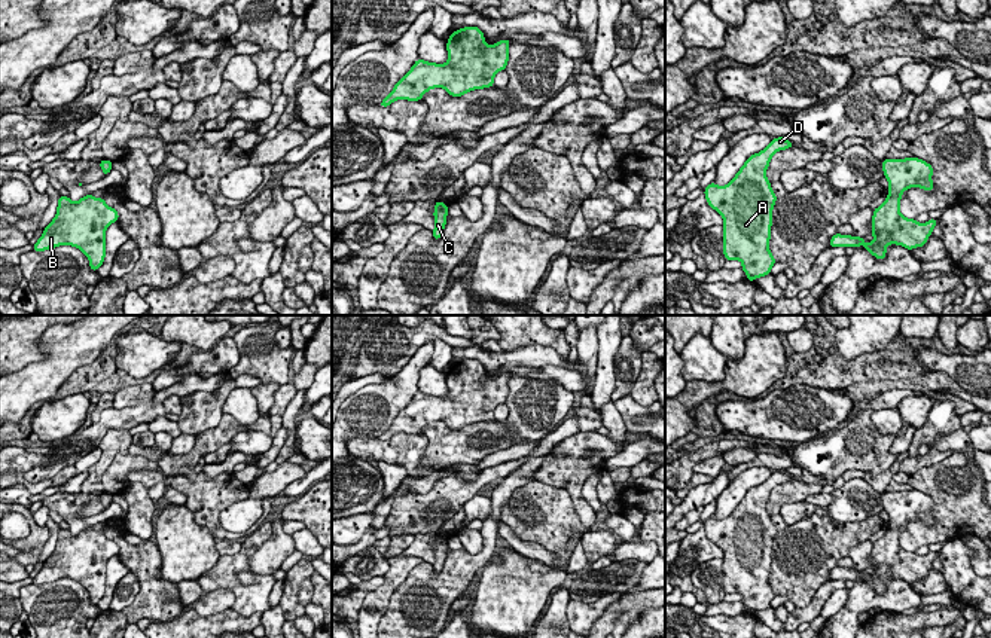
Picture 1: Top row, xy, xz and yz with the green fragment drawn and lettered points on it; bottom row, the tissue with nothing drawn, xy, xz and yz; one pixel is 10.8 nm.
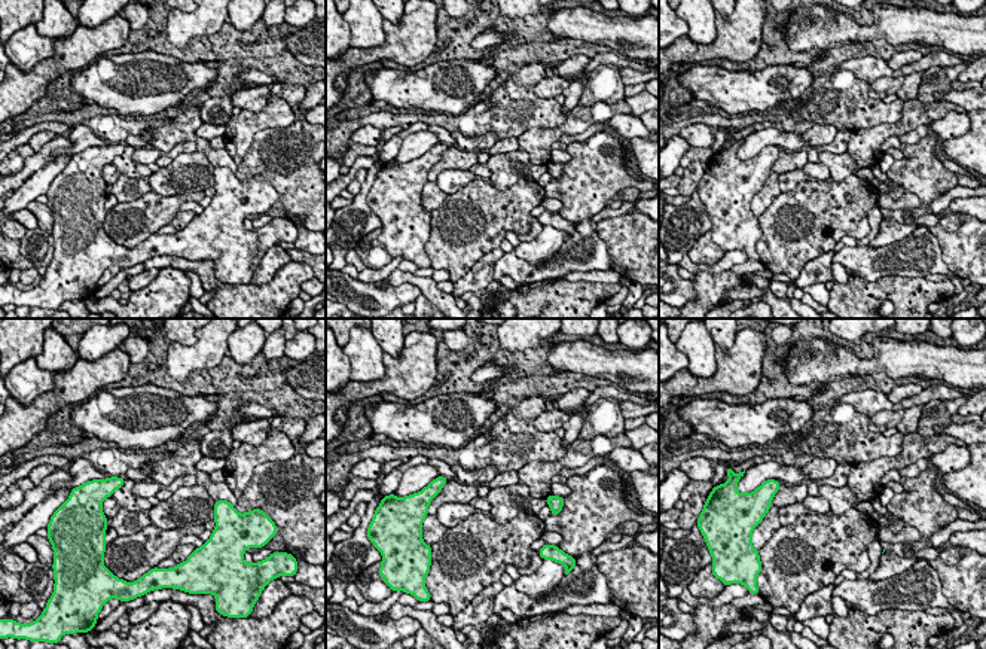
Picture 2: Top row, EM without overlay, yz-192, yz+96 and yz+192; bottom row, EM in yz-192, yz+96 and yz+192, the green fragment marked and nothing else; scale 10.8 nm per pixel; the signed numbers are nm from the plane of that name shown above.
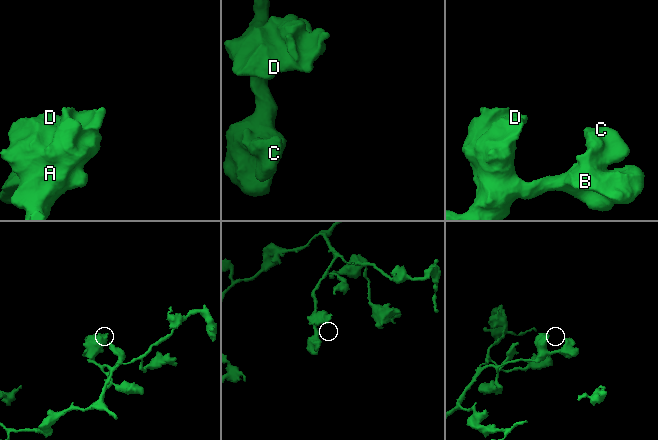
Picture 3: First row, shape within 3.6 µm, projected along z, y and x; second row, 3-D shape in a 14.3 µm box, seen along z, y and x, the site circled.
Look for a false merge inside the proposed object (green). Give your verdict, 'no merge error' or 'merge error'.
no merge error

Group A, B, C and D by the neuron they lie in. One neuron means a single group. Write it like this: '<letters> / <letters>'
A B C D

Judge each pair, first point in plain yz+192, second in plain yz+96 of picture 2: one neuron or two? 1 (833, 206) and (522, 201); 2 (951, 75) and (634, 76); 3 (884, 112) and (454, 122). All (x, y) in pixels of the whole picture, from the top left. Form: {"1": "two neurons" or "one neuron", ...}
{"1": "one neuron", "2": "two neurons", "3": "one neuron"}

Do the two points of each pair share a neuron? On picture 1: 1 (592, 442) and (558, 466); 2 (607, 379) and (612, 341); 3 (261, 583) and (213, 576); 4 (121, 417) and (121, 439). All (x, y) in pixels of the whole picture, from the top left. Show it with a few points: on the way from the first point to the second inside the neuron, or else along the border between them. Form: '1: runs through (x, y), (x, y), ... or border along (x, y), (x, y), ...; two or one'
1: runs through (584, 445), (567, 461); one
2: runs through (606, 371), (607, 350); one
3: runs through (249, 589), (238, 589), (225, 577); one
4: border along (127, 429), (110, 429), (97, 446); two

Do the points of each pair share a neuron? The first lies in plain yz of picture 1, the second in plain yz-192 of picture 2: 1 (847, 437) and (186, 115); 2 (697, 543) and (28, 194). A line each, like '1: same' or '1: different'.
1: same
2: different

